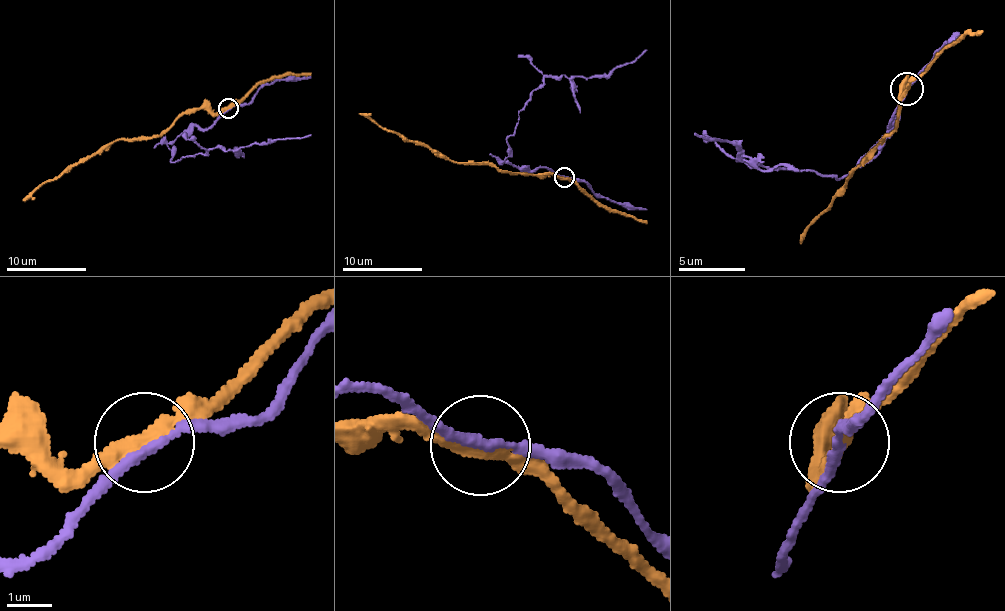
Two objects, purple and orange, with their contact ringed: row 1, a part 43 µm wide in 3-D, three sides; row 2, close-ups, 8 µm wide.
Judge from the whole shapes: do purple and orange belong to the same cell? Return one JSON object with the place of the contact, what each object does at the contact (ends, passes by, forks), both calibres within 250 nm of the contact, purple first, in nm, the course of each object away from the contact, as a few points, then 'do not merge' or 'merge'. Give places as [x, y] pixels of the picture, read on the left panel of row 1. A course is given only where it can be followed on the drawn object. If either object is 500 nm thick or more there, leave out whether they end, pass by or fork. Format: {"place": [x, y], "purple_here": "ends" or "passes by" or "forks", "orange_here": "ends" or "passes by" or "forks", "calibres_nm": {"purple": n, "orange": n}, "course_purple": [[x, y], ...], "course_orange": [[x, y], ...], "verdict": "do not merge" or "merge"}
{"place": [228, 108], "purple_here": "passes by", "orange_here": "passes by", "calibres_nm": {"purple": 200, "orange": 280}, "course_purple": [[228, 108], [210, 126], [188, 126], [170, 144], [172, 162], [210, 148], [230, 150], [310, 134]], "course_orange": [[228, 108], [216, 112], [188, 108], [159, 134], [117, 138], [43, 182], [23, 200]], "verdict": "do not merge"}

